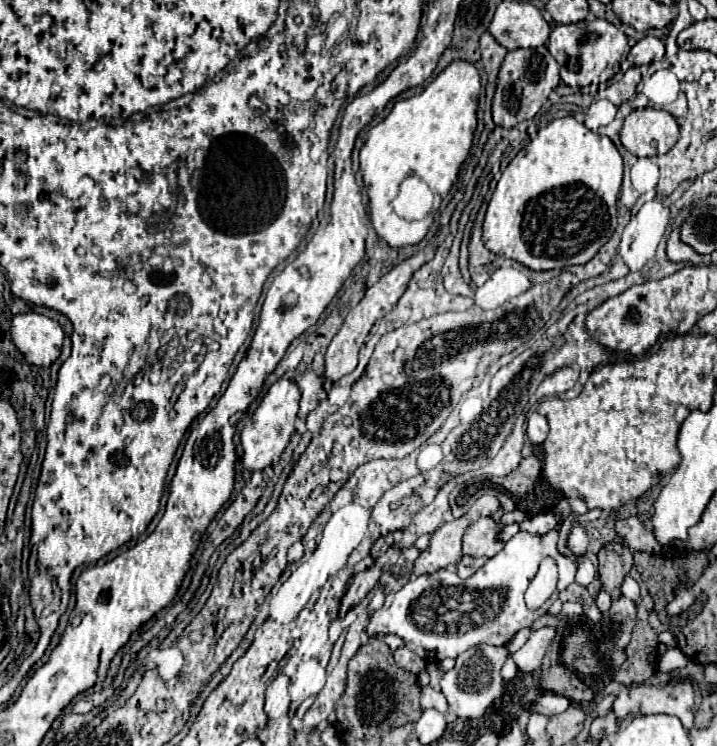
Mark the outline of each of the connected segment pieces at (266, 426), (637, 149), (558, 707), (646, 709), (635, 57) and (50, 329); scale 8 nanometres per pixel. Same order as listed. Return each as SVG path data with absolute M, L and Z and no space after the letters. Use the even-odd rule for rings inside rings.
M279 378L265 398L261 400L259 408L255 410L251 422L241 432L241 446L243 446L243 466L253 472L261 472L263 468L275 464L279 456L283 454L285 446L289 444L289 438L295 434L295 418L299 410L299 398L301 392L295 382Z
M655 108L633 110L623 124L621 142L635 156L659 156L669 152L679 140L677 120Z
M545 692L539 700L533 712L537 714L545 714L545 716L553 716L553 714L561 714L571 706L571 700L565 696L557 696L555 692Z
M667 682L659 688L631 688L617 694L613 712L619 720L623 720L627 714L673 714L689 730L693 728L695 694L689 682Z
M647 36L639 40L631 50L629 50L629 62L635 66L649 64L653 60L661 60L665 54L665 44L659 38Z
M29 312L15 316L11 336L25 360L35 366L51 366L61 354L63 328L43 314Z

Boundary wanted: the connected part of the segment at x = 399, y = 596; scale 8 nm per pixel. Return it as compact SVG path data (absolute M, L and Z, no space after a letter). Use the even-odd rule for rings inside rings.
M557 530L537 536L529 532L517 532L505 548L489 558L471 578L461 580L453 570L437 570L433 574L423 574L411 578L399 592L391 592L385 598L381 610L371 614L367 626L369 636L395 634L407 648L427 662L441 662L443 658L457 658L461 652L475 648L477 644L507 646L509 640L525 626L531 626L541 618L547 608L557 600L559 592L575 582L575 562L557 552ZM551 556L559 570L559 582L553 596L537 610L525 606L523 594L537 574L539 562Z

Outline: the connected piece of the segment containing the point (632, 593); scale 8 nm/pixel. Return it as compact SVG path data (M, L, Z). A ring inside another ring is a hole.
M627 576L627 578L623 580L621 592L623 592L627 598L631 598L633 602L637 602L637 600L639 600L639 584L637 584L631 576Z

